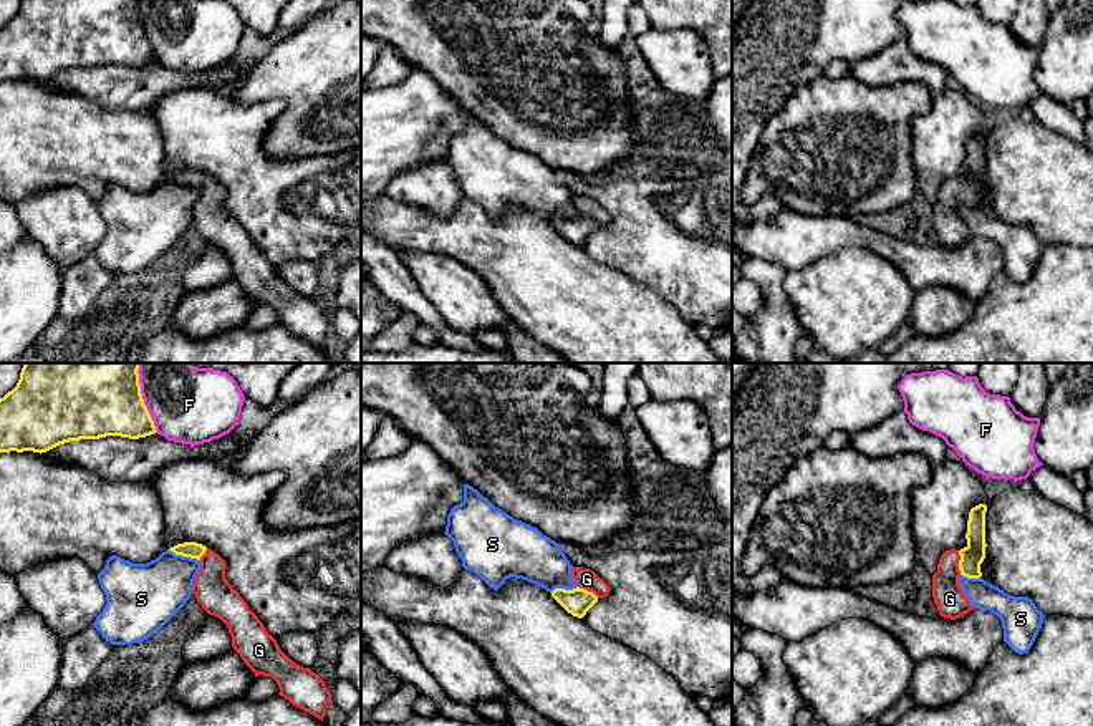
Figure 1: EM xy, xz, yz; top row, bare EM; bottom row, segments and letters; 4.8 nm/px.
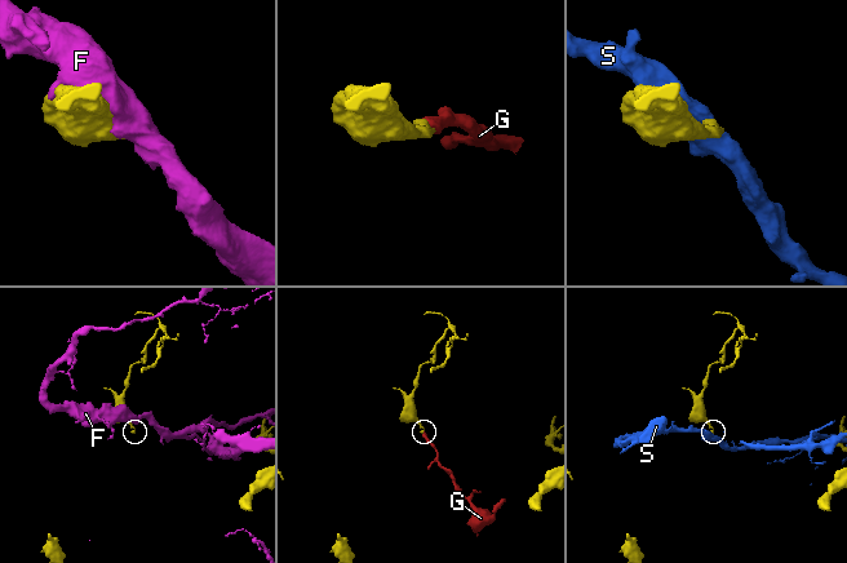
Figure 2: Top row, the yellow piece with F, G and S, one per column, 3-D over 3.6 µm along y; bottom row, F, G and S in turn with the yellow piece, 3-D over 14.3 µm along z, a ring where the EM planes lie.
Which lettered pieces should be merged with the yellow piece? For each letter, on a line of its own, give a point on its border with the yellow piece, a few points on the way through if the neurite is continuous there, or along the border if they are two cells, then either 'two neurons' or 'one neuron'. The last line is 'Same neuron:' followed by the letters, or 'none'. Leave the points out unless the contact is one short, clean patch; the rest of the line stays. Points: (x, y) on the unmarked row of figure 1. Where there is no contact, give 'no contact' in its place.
F: meets yellow in xy at (143, 30); two neurons
G: meets yellow in yz at (959, 191); runs through yz (972, 184), (959, 191), (949, 201), (949, 227); one neuron
S: meets yellow in xy at (184, 184); two neurons
Same neuron: G

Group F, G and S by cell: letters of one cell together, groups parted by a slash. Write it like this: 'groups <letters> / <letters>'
groups F / G / S

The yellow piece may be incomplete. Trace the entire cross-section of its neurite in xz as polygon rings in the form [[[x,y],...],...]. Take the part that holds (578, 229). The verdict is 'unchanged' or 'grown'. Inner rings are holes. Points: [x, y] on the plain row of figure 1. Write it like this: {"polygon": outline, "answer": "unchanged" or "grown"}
{"polygon": [[[573,196],[571,206],[576,217],[555,217],[551,225],[573,245],[583,247],[586,240],[599,229],[608,225],[609,214],[599,207],[593,199]]], "answer": "grown"}

